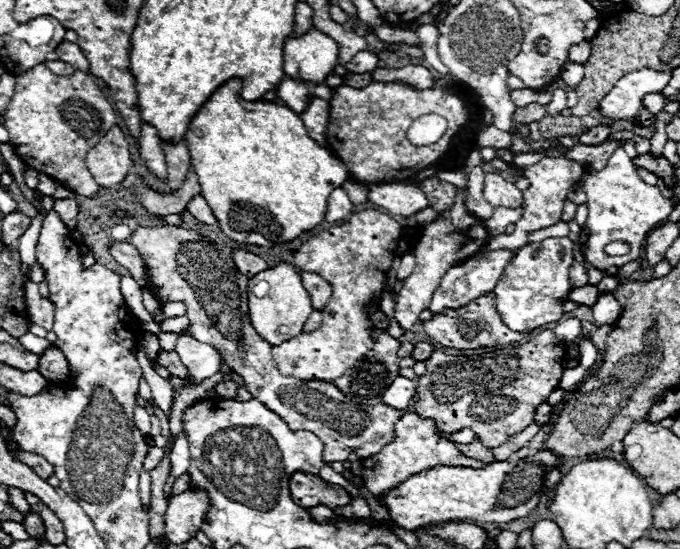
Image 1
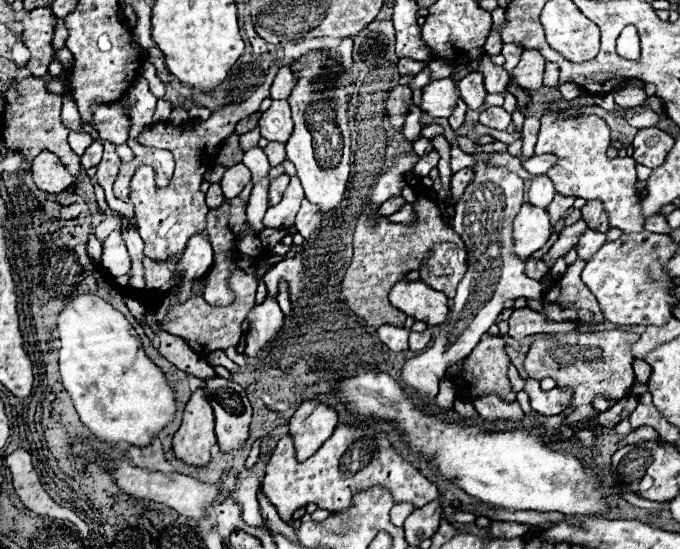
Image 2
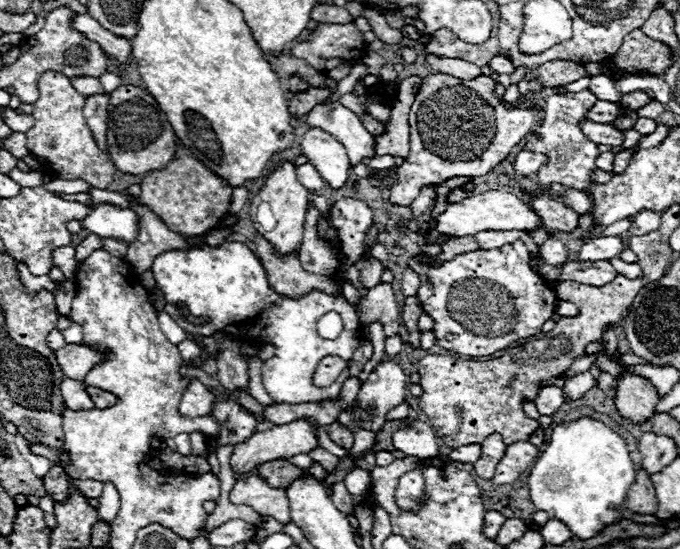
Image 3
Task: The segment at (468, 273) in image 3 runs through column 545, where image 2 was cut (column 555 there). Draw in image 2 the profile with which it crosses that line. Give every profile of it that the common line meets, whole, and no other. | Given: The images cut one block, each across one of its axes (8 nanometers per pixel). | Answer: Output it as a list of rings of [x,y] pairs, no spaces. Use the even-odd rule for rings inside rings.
[[[576,260],[542,296],[544,320],[572,324],[604,324],[606,318],[598,308],[594,294],[580,280],[584,260]]]

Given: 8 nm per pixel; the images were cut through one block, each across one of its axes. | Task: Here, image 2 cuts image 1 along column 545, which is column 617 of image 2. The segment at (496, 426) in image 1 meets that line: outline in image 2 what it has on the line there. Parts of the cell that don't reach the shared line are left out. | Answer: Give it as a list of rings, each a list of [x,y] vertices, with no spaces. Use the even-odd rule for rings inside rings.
[[[608,330],[608,332],[594,332],[594,334],[578,334],[578,332],[564,332],[550,338],[536,340],[530,346],[530,352],[524,360],[524,370],[530,378],[554,378],[558,388],[570,388],[572,400],[568,404],[568,414],[562,426],[582,422],[594,416],[592,400],[596,396],[608,396],[612,400],[622,400],[632,392],[634,372],[632,372],[632,346],[638,340],[638,334],[624,332],[624,330]]]

